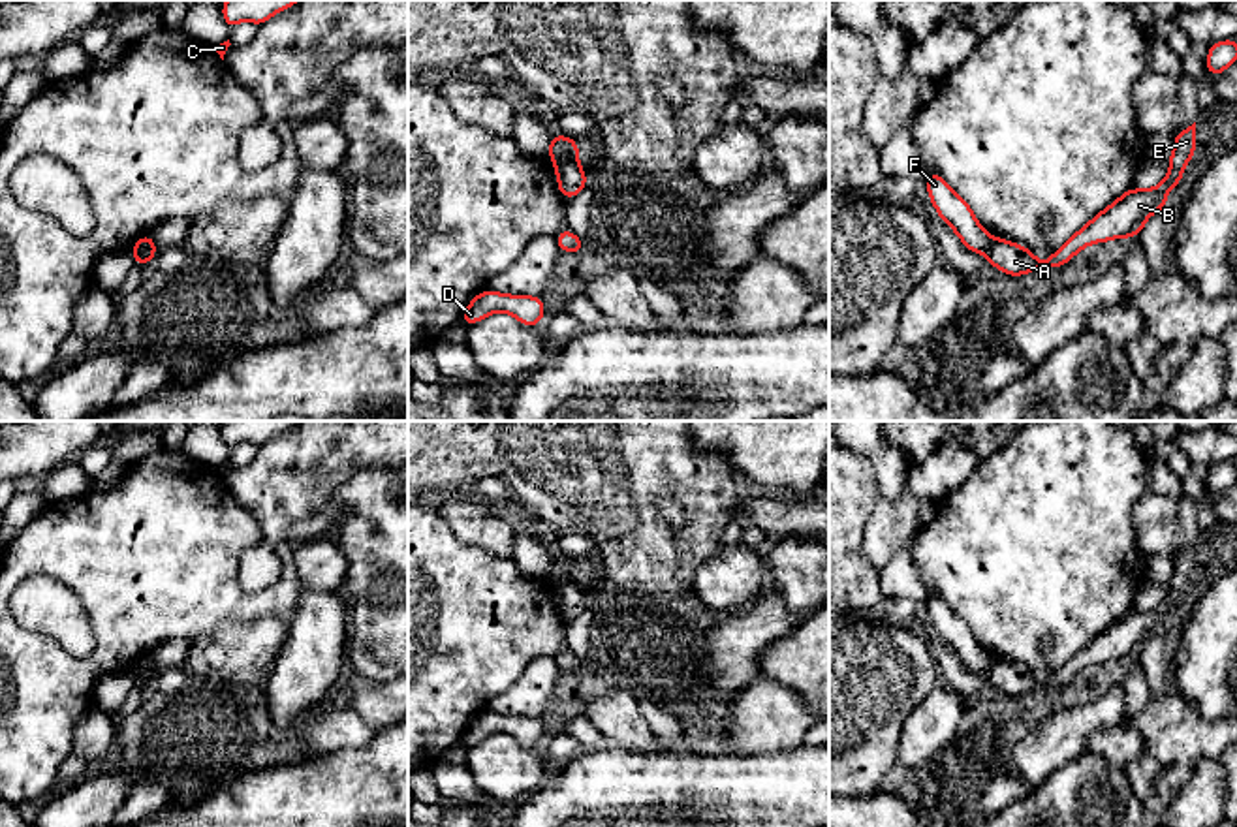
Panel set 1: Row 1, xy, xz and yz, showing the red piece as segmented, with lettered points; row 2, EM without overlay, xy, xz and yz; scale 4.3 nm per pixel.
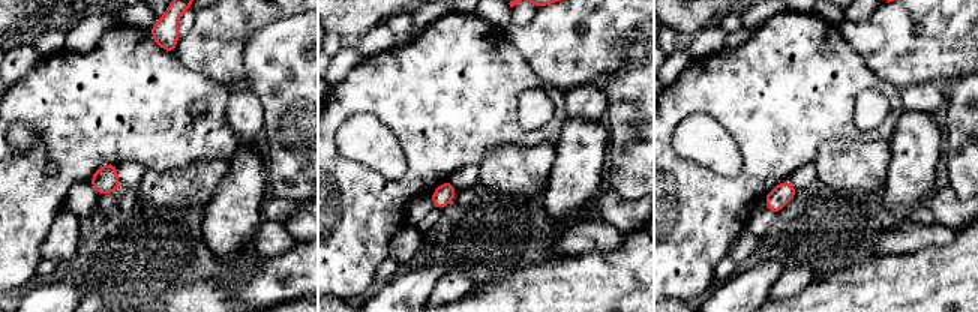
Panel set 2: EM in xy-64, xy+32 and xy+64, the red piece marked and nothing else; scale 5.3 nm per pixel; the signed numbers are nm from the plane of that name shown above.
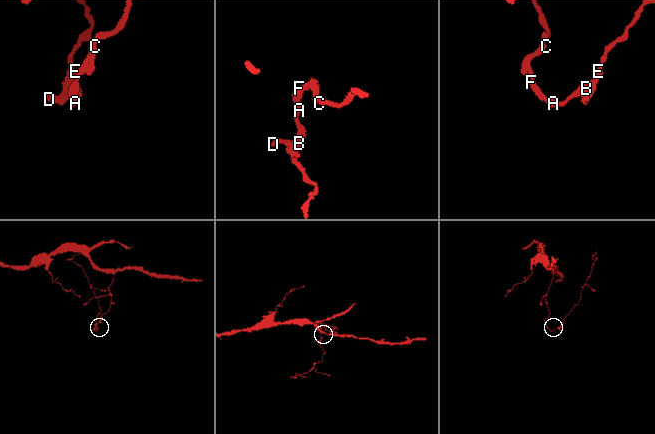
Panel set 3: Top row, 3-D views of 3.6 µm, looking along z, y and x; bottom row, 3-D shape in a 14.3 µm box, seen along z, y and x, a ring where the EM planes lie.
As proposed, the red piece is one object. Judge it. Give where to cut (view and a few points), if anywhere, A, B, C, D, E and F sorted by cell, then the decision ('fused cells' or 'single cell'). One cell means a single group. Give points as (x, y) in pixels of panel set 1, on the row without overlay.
cut xy (153, 666), (132, 671); groups A B D E / C F; fused cells

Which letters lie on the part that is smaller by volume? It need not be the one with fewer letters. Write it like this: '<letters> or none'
A, B, D, E

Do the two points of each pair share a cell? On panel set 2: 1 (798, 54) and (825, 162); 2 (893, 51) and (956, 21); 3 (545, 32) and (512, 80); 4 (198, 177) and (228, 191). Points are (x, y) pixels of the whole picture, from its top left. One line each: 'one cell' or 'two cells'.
1: two cells
2: one cell
3: two cells
4: two cells

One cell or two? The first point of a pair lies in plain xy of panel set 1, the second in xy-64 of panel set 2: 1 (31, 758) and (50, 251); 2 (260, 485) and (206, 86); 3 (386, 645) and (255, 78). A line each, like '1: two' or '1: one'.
1: two
2: two
3: one

